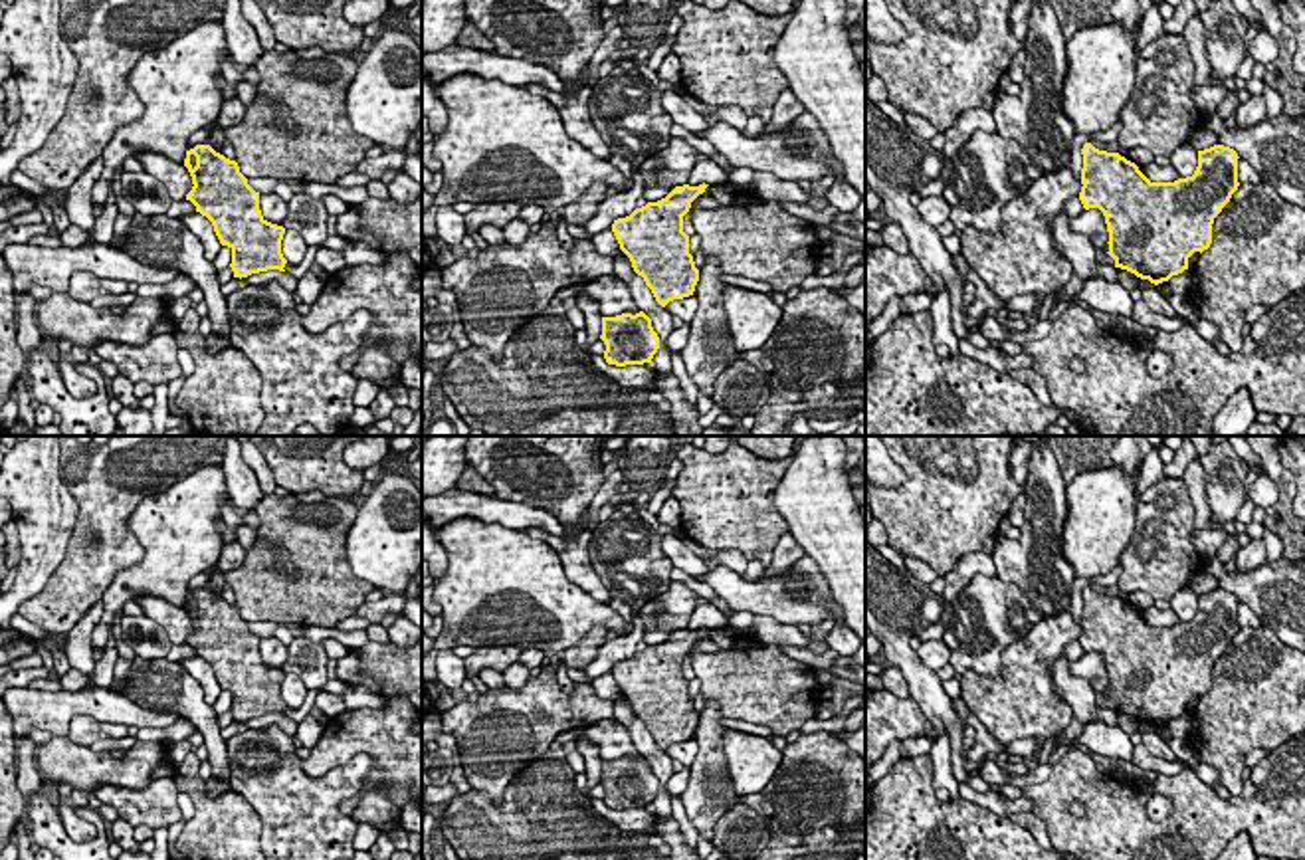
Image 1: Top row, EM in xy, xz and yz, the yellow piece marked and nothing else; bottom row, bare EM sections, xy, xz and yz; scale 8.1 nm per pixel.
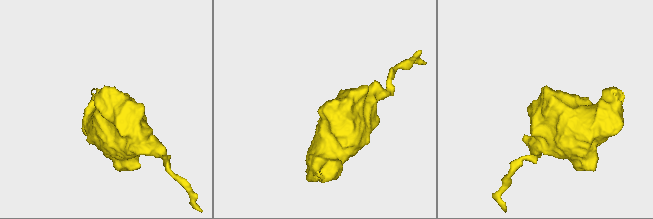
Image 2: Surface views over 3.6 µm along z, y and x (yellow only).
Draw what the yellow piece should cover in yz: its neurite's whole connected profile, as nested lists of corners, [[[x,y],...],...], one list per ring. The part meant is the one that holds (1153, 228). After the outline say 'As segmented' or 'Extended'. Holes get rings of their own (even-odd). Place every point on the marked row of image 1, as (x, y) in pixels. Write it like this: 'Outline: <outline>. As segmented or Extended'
Outline: [[[1085,143],[1085,210],[1099,208],[1115,268],[1158,285],[1188,269],[1188,258],[1212,244],[1212,224],[1238,190],[1238,153],[1224,145],[1198,151],[1192,176],[1151,182],[1135,162]]]. As segmented

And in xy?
Outline: [[[196,145],[186,151],[184,166],[194,184],[186,200],[212,222],[220,244],[232,250],[234,277],[267,269],[285,271],[287,260],[281,254],[285,228],[261,216],[259,192],[248,184],[238,162],[210,145]]]. As segmented

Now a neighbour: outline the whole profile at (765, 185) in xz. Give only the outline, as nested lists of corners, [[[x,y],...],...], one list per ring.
[[[754,170],[754,176],[747,188],[762,200],[792,200],[814,210],[824,210],[830,206],[828,198],[814,198],[812,194],[806,194],[798,182],[780,180],[772,172]]]

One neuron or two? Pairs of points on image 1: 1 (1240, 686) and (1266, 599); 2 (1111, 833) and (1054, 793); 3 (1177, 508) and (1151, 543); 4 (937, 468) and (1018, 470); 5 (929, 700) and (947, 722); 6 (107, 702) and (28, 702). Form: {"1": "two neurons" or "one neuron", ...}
{"1": "two neurons", "2": "one neuron", "3": "one neuron", "4": "two neurons", "5": "one neuron", "6": "one neuron"}

